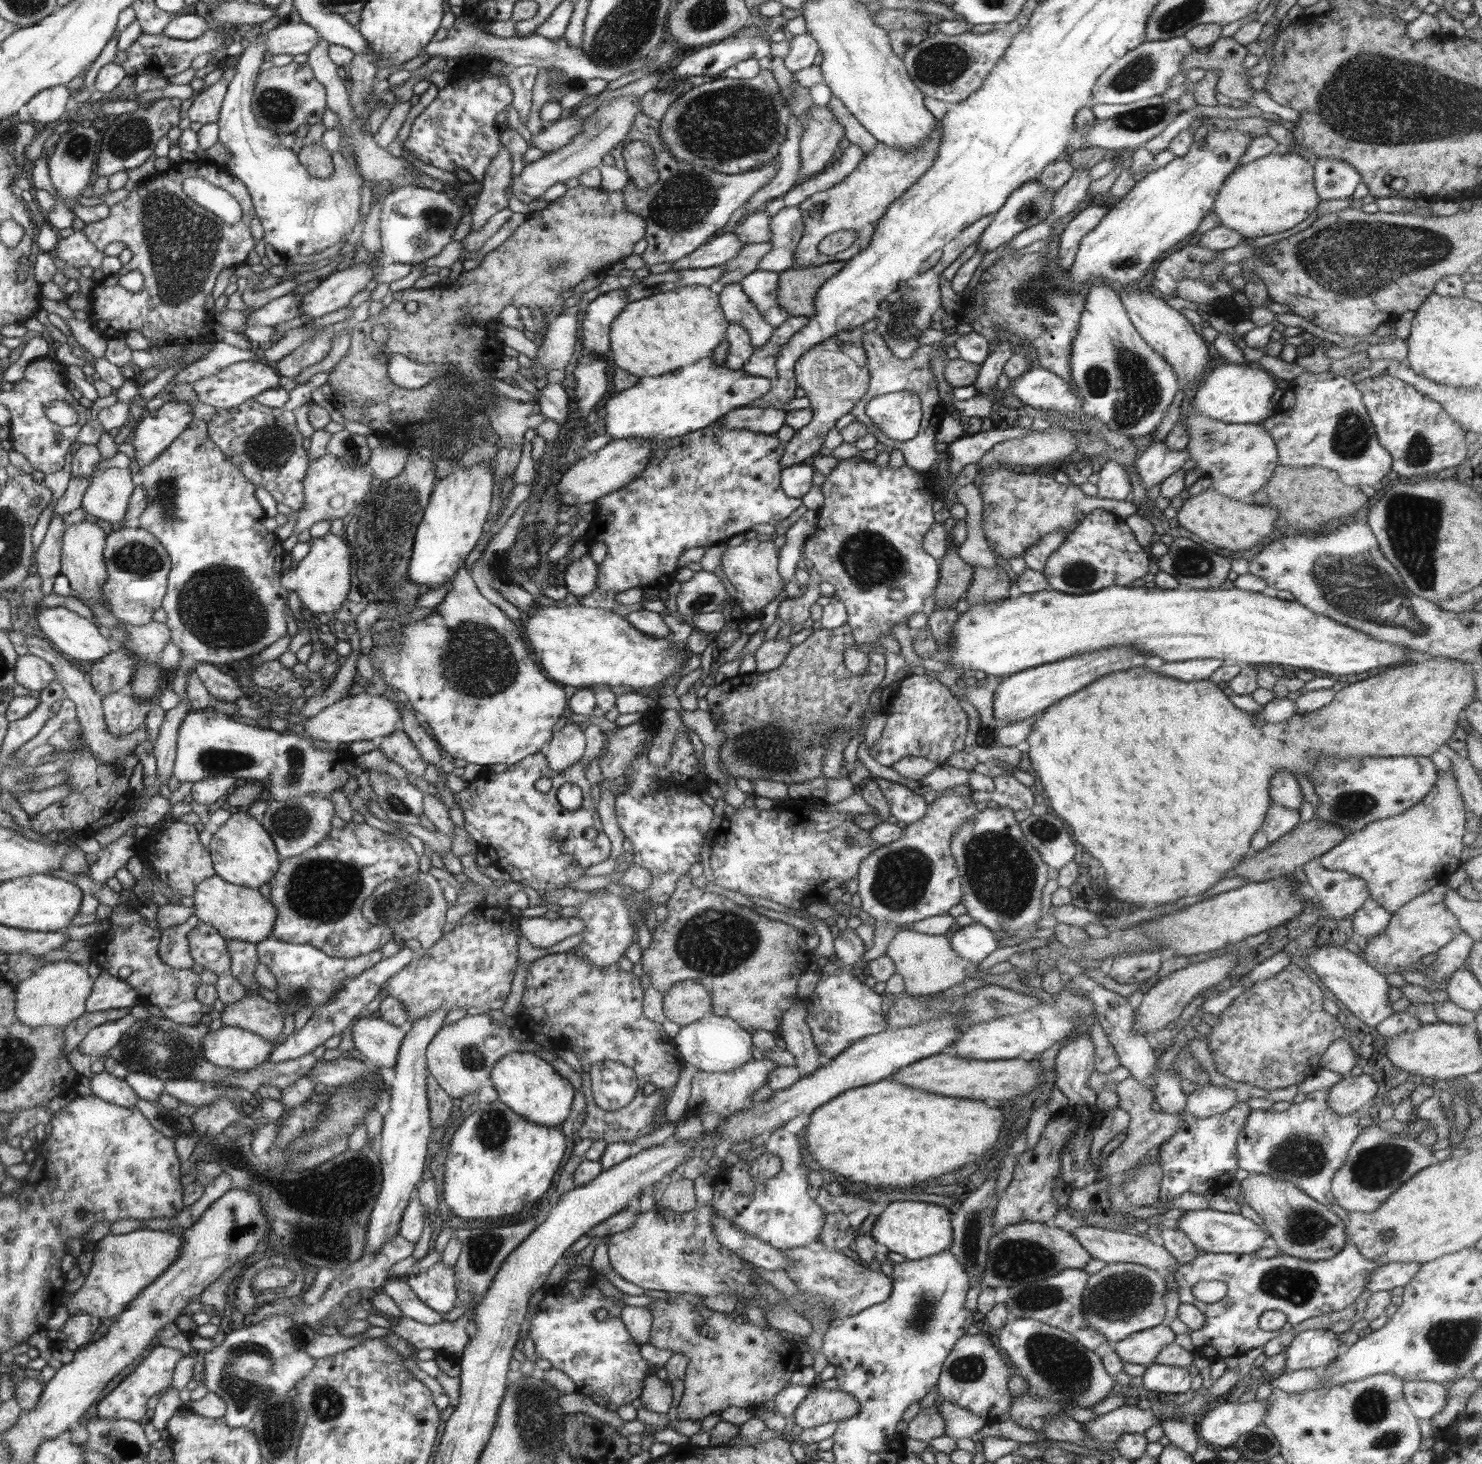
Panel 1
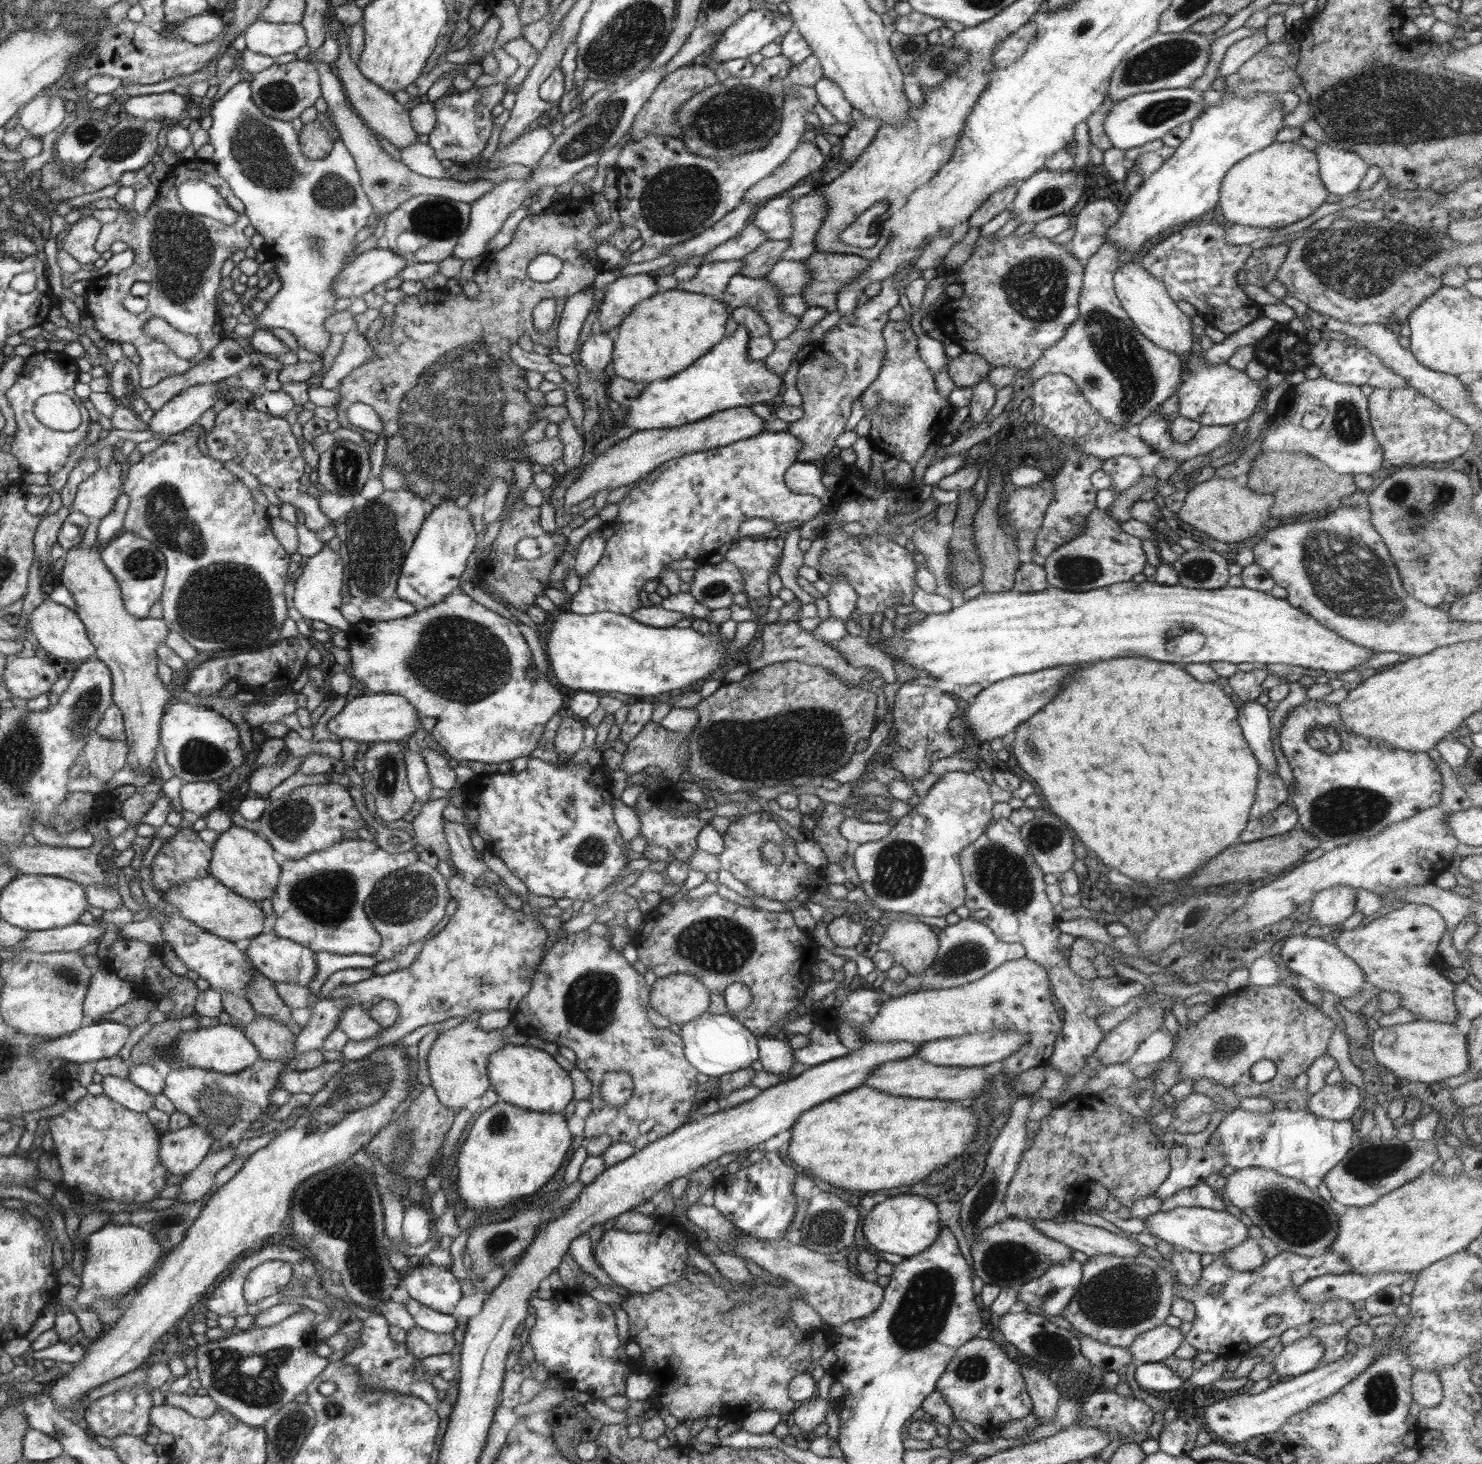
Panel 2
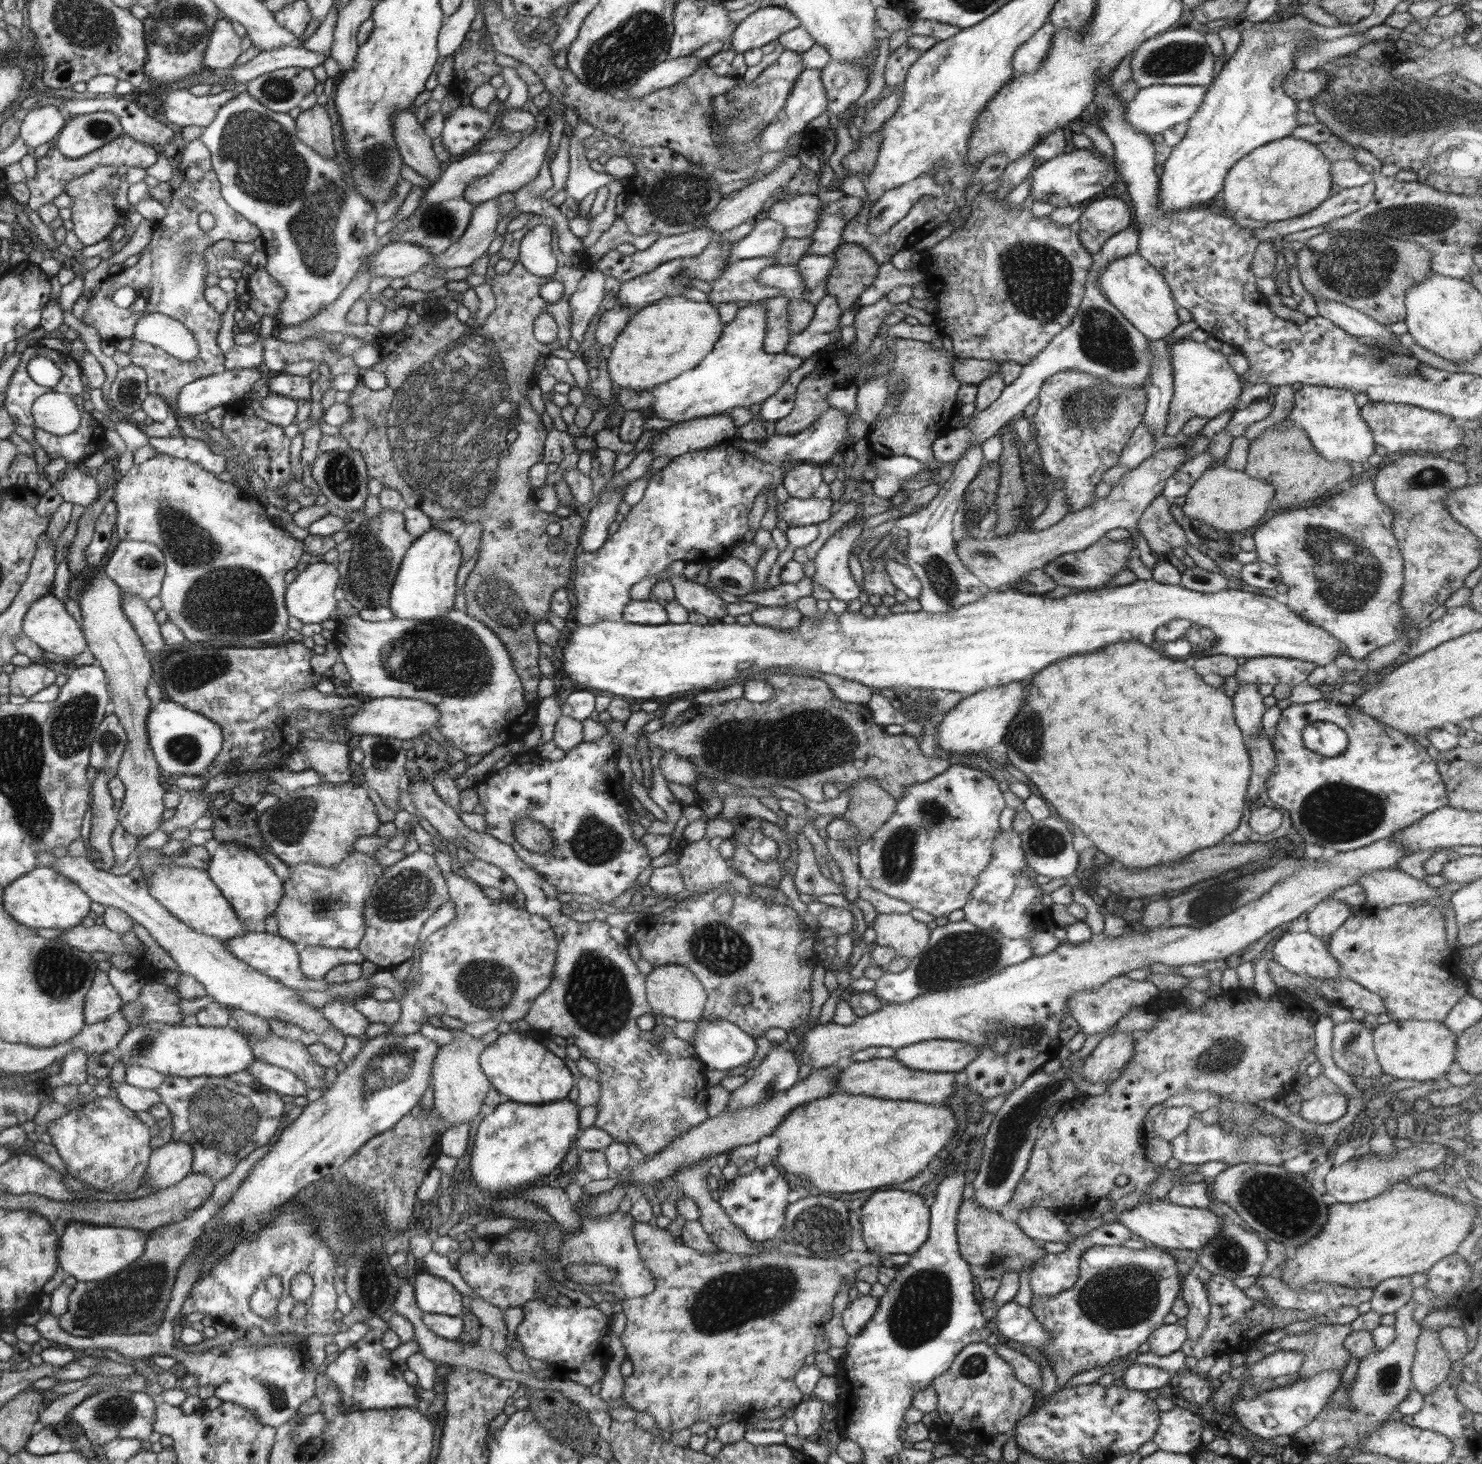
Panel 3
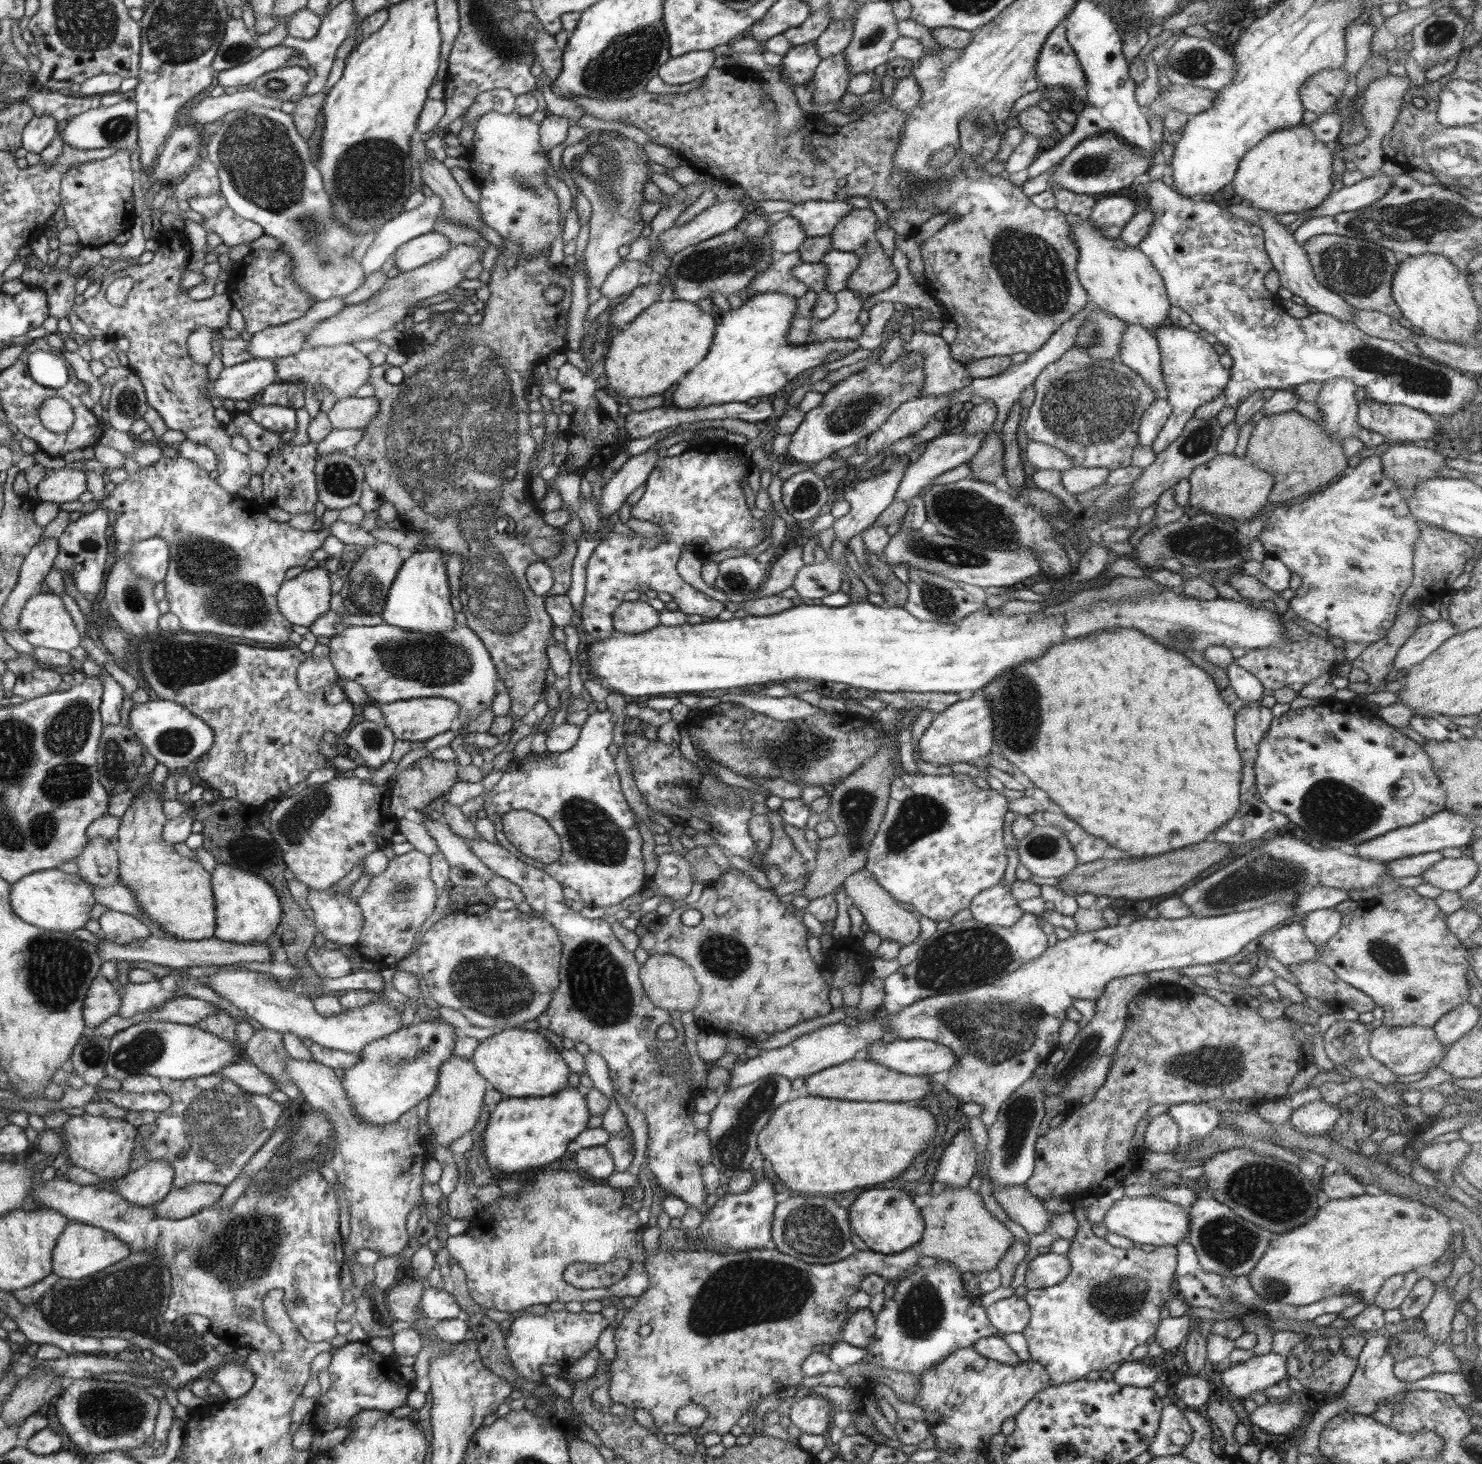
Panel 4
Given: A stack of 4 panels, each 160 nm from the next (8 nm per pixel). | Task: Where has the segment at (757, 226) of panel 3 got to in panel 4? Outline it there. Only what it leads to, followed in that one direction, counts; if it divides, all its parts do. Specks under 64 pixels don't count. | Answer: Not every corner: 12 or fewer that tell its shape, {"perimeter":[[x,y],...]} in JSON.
{"perimeter":[[797,218],[769,228],[773,252],[796,252],[807,239]]}

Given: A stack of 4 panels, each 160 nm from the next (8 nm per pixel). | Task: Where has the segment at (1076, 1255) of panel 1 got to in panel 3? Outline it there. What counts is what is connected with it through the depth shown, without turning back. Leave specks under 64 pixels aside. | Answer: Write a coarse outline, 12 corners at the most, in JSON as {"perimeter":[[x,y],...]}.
{"perimeter":[[960,1203],[961,1257],[979,1279],[1034,1264],[1047,1253],[1016,1221]]}

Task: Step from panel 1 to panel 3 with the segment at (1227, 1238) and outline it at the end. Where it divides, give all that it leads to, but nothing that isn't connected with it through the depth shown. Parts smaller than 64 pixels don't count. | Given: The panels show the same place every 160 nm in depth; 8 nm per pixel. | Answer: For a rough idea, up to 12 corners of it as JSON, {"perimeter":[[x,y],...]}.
{"perimeter":[[1154,1199],[1116,1215],[1155,1247],[1198,1250],[1224,1231],[1209,1208]]}

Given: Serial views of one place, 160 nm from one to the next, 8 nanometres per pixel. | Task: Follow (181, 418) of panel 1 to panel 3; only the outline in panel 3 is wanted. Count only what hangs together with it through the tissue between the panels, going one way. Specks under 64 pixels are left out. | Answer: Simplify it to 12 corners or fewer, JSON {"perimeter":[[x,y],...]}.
{"perimeter":[[226,369],[186,385],[176,417],[205,417],[262,378],[257,369]]}

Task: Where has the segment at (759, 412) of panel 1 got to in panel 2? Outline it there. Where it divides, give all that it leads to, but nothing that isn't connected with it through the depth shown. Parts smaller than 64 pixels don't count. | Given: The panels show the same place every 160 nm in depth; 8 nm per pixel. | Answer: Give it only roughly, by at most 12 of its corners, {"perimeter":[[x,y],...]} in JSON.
{"perimeter":[[740,406],[682,426],[636,431],[584,467],[572,508],[630,486],[678,456],[763,432]]}

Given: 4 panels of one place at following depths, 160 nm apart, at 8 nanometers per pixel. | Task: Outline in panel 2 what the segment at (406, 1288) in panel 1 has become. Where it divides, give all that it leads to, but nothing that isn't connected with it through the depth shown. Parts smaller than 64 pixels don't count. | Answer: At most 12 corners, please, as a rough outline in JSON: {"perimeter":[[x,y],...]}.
{"perimeter":[[412,1297],[404,1306],[418,1326],[436,1334],[454,1333],[452,1315],[428,1308]]}

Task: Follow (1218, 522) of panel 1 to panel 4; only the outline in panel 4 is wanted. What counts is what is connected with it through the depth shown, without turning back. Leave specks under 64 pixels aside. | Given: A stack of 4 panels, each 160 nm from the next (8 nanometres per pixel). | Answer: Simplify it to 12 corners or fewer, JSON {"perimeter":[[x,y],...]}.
{"perimeter":[[1217,454],[1187,479],[1192,507],[1233,521],[1269,506],[1274,478]]}

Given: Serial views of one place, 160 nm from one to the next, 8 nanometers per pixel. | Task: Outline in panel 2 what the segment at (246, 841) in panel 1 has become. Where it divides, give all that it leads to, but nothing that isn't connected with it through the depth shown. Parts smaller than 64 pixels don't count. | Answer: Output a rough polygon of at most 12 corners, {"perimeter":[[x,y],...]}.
{"perimeter":[[232,825],[213,843],[211,875],[261,906],[280,866],[260,833]]}

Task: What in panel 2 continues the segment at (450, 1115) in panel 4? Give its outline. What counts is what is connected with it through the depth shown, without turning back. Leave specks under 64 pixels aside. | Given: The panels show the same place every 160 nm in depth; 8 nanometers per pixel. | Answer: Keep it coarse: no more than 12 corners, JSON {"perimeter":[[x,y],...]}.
{"perimeter":[[516,1024],[440,1033],[426,1058],[440,1103],[457,1115],[491,1090],[490,1056]]}

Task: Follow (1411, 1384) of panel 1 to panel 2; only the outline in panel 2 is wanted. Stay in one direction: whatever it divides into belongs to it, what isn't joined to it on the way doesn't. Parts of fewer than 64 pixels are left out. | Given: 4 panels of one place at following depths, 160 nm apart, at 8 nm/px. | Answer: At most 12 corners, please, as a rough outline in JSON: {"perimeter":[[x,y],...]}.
{"perimeter":[[1415,1370],[1413,1401],[1421,1409],[1440,1404],[1443,1386],[1438,1372]]}

